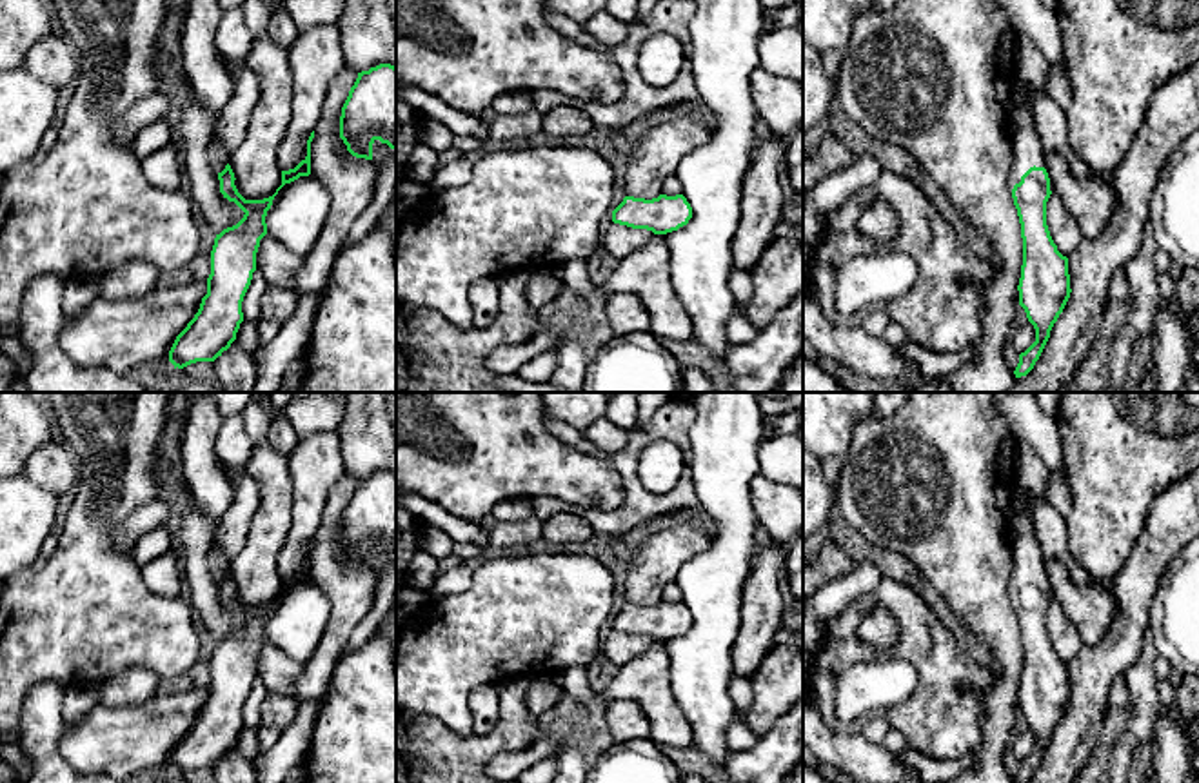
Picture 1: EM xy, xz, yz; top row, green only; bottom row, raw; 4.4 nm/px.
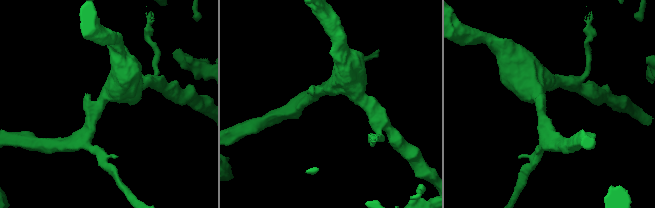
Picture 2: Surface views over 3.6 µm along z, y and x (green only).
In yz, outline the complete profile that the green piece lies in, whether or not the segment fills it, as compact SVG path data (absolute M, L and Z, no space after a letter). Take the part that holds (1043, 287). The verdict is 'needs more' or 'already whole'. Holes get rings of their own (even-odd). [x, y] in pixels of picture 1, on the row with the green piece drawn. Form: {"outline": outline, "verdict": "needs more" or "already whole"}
{"outline": "M1014 87L1010 125L1014 162L1008 185L1023 238L1023 265L1017 291L1019 305L1036 329L1036 342L1019 354L1019 363L1014 371L1016 378L1021 378L1039 360L1072 289L1068 258L1057 251L1046 225L1046 202L1052 191L1034 109Z", "verdict": "needs more"}

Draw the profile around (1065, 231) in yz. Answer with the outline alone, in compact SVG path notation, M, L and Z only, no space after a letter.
M1050 194L1046 202L1046 225L1057 251L1070 256L1083 242L1083 233L1074 216L1065 209L1057 194Z

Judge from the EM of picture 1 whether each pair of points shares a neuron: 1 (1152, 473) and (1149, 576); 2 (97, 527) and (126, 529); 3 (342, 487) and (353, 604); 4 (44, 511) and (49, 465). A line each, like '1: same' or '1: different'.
1: different
2: different
3: same
4: different

